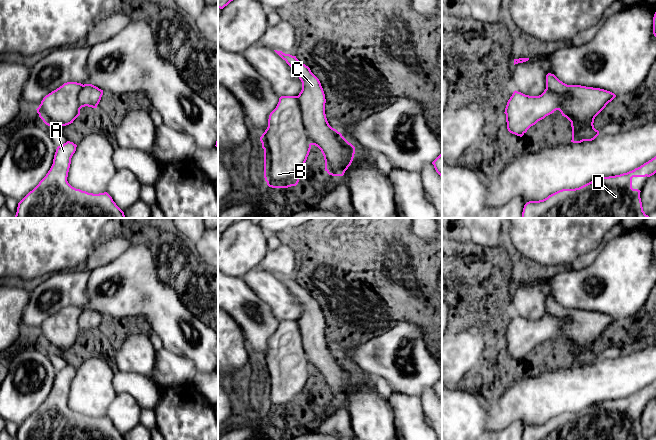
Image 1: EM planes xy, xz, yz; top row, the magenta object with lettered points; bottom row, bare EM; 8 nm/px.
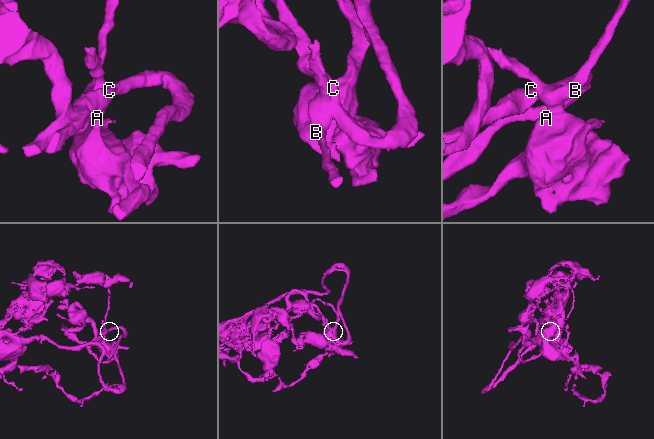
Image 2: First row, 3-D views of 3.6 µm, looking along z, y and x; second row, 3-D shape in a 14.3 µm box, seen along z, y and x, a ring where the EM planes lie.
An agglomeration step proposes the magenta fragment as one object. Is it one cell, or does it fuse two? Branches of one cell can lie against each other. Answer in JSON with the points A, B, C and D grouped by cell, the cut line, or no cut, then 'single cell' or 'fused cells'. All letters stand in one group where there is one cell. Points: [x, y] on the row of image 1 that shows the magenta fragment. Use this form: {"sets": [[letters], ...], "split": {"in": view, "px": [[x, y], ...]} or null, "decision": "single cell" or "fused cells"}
{"sets": [["A", "B", "C", "D"]], "split": null, "decision": "single cell"}

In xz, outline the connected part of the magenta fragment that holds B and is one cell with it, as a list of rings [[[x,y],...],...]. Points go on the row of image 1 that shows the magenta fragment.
[[[274,50],[302,82],[298,96],[281,96],[276,108],[270,113],[268,127],[260,137],[264,149],[264,178],[272,188],[288,188],[299,182],[299,171],[303,168],[312,145],[317,146],[325,160],[325,171],[332,176],[343,176],[351,165],[355,147],[340,132],[332,128],[325,114],[325,94],[319,79],[310,68],[296,56]]]

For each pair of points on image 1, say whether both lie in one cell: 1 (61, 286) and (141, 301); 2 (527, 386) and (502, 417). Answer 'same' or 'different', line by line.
1: same
2: same

